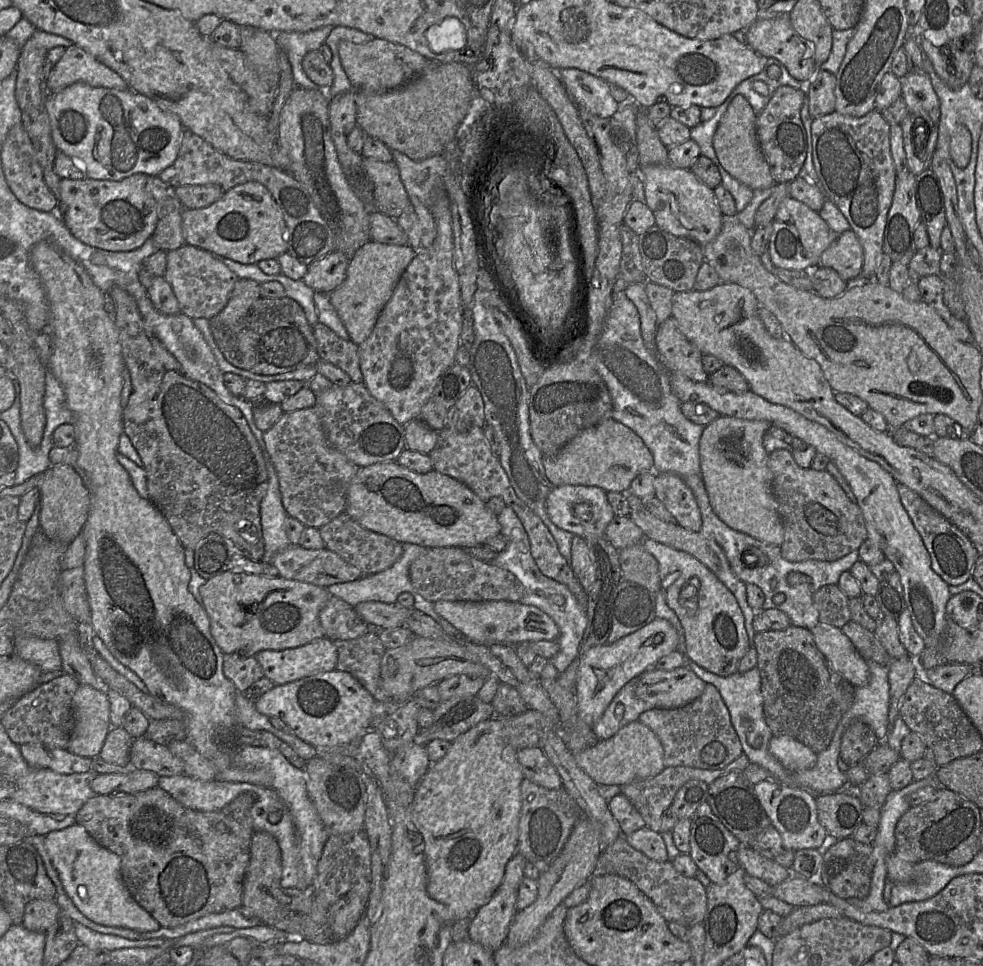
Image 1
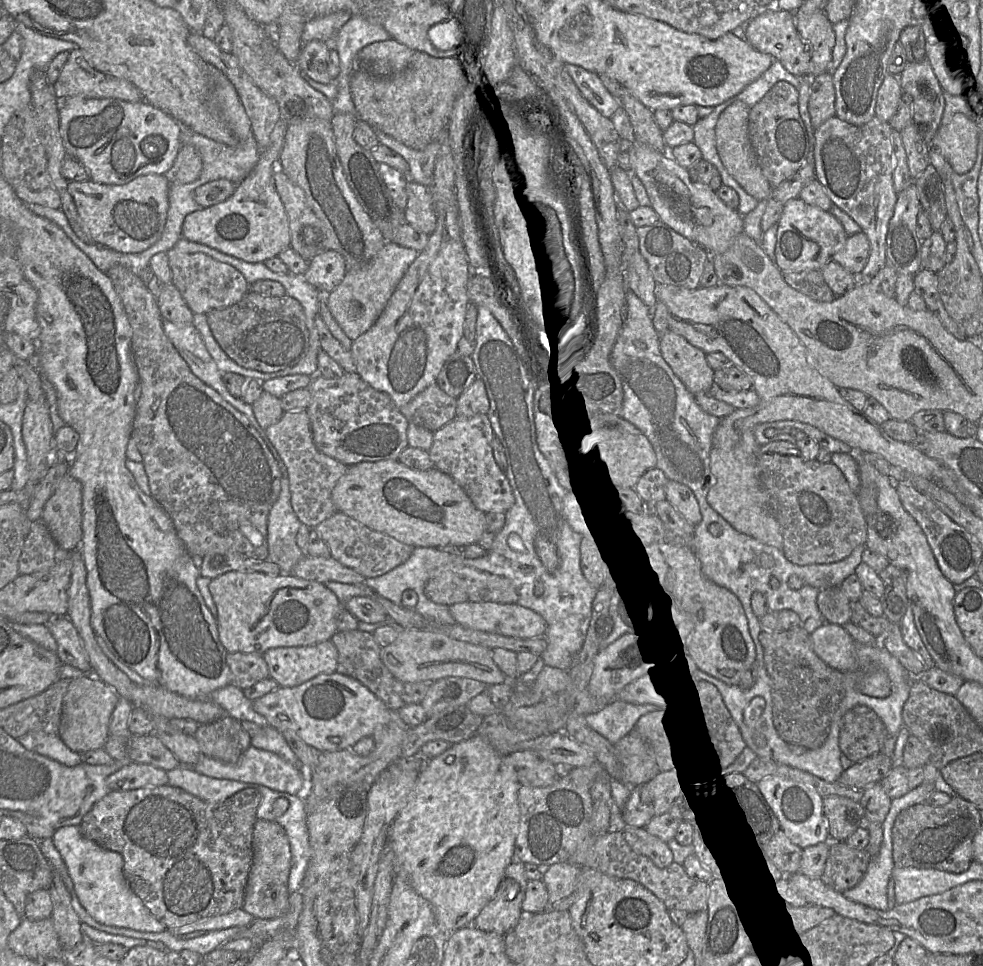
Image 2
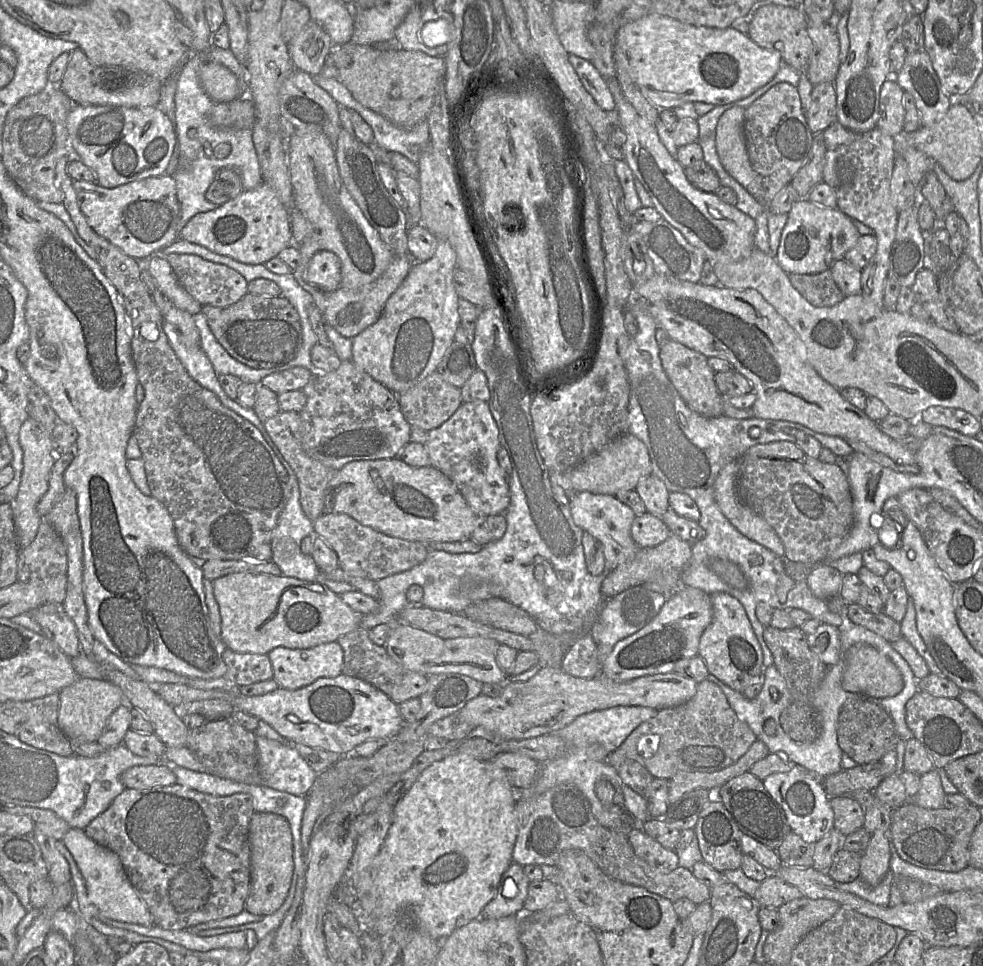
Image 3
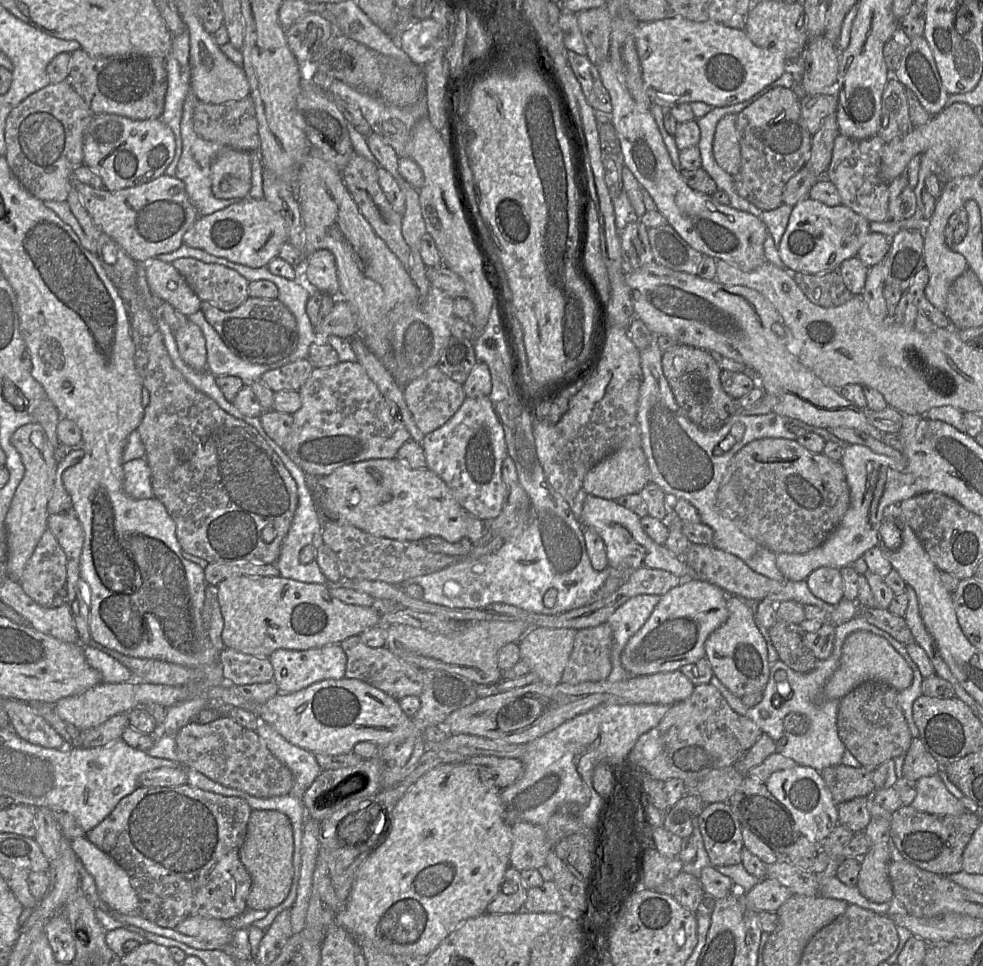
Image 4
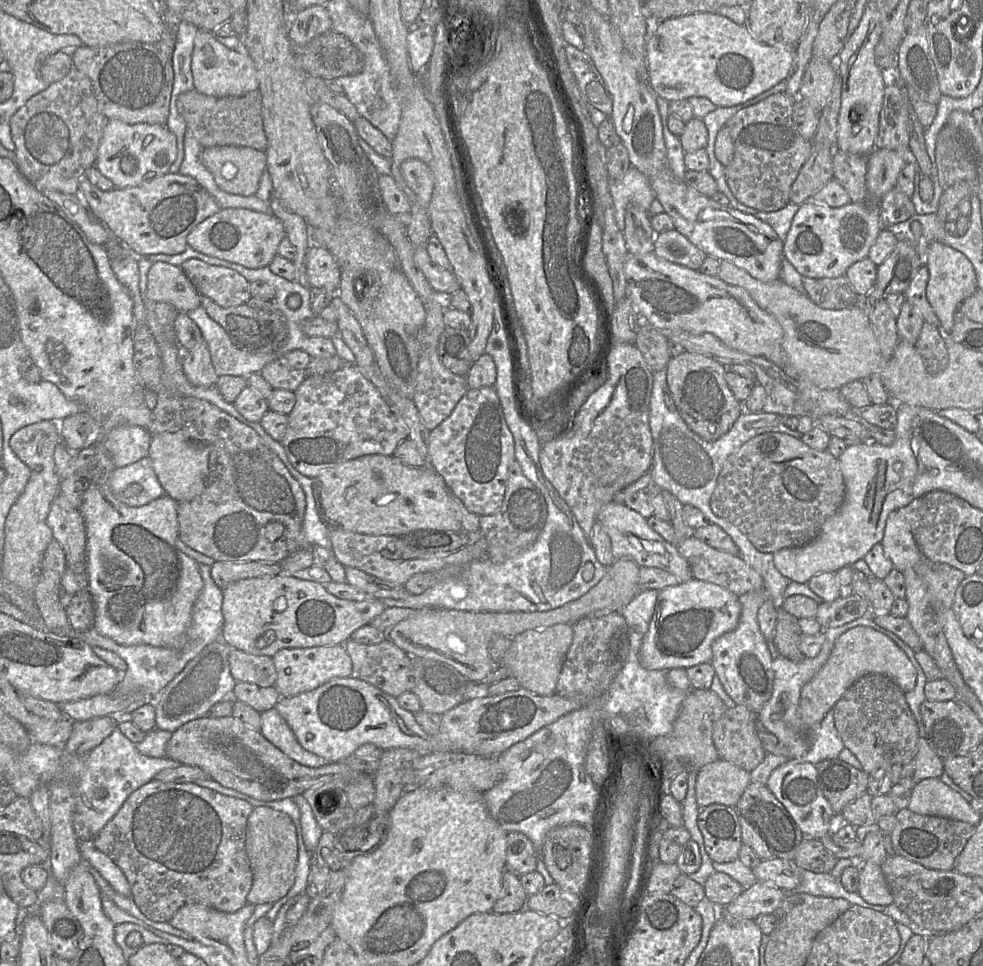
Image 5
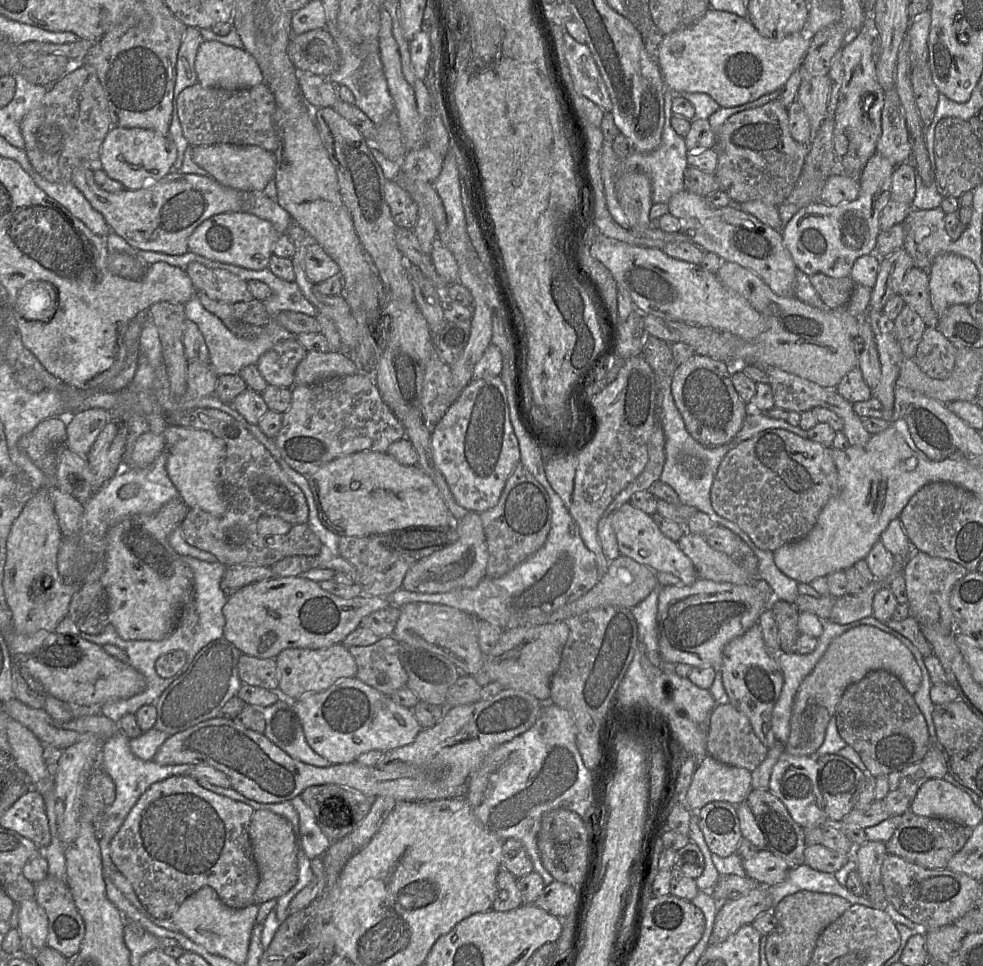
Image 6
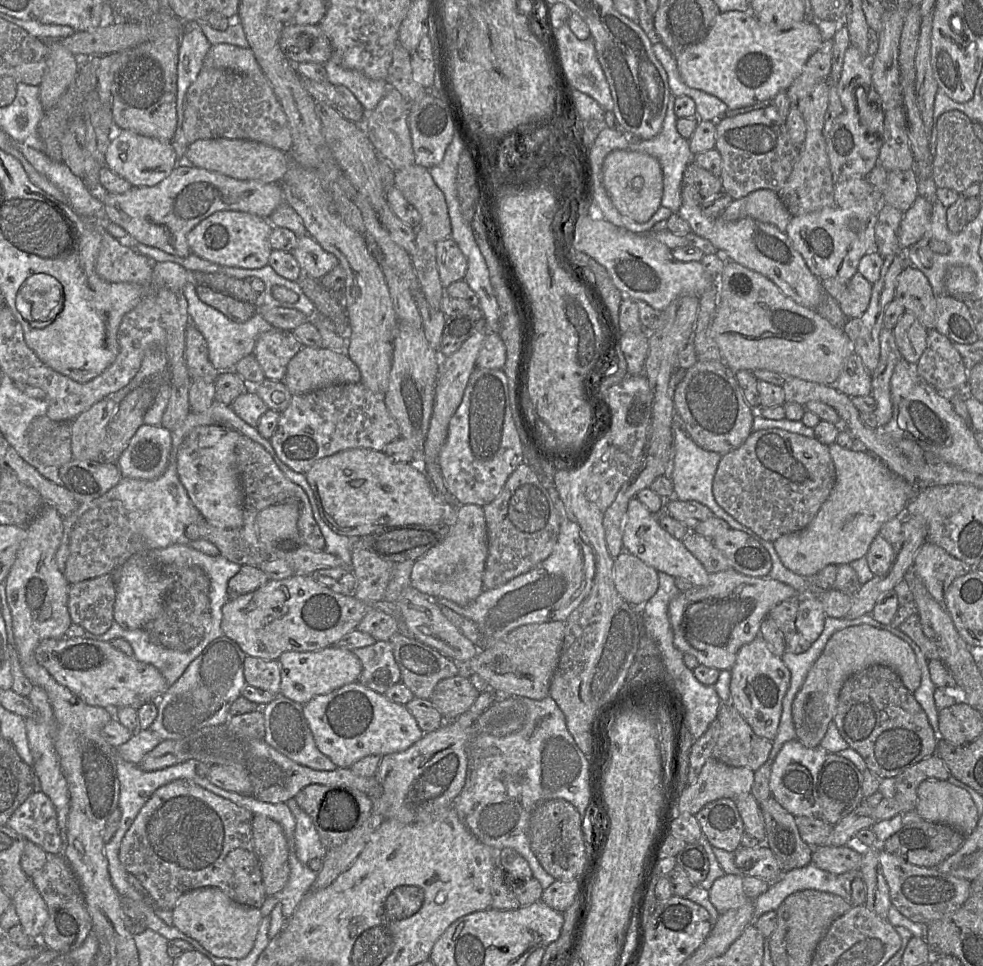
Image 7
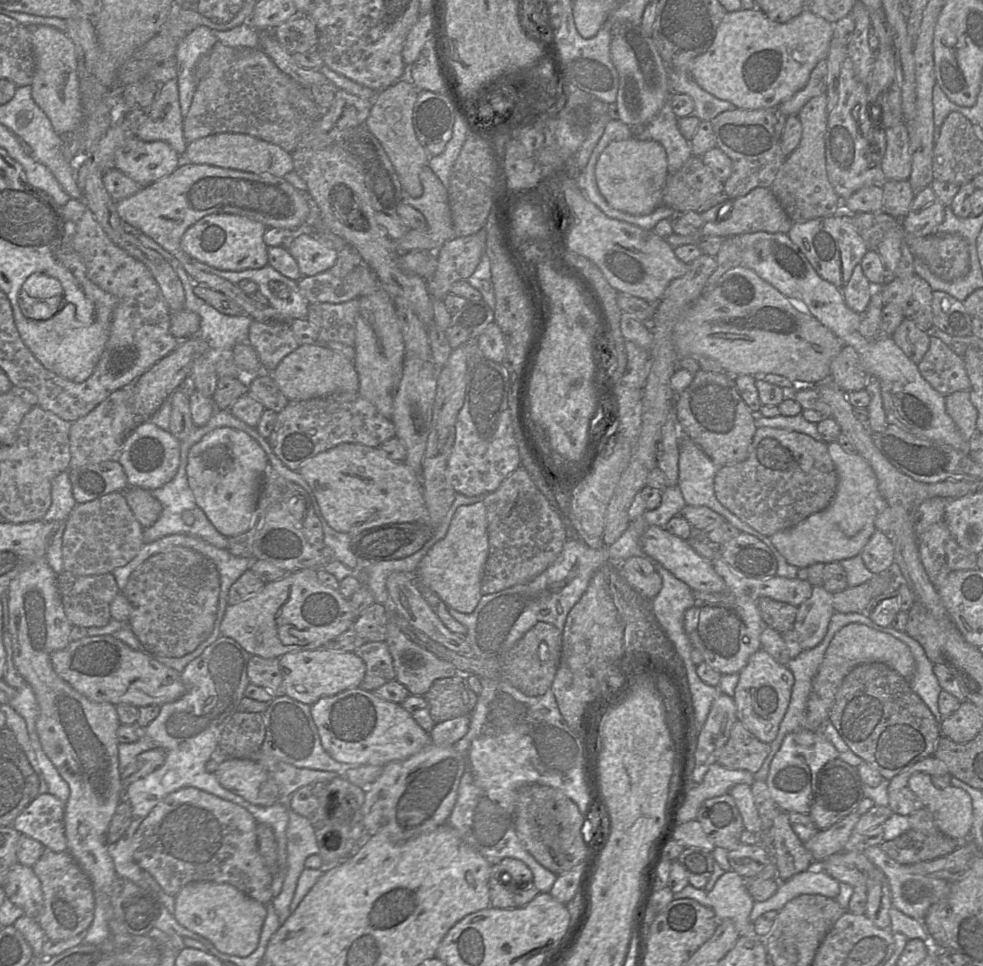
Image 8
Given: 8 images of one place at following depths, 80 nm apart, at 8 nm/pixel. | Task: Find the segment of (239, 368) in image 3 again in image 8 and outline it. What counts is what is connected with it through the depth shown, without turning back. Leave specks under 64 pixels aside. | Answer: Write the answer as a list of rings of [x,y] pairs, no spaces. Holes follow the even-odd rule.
[[[175,258],[167,260],[179,277],[185,294],[185,309],[200,317],[198,337],[216,352],[232,352],[235,345],[248,342],[248,332],[254,320],[249,315],[230,316],[216,310],[193,291],[195,283]]]

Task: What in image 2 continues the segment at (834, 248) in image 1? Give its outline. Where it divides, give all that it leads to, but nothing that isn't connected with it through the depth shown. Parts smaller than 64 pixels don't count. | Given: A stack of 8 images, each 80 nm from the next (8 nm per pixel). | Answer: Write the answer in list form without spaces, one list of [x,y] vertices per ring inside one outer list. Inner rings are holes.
[[[860,232],[849,235],[842,248],[832,256],[832,260],[859,276],[867,264],[869,253],[869,239],[865,233]]]

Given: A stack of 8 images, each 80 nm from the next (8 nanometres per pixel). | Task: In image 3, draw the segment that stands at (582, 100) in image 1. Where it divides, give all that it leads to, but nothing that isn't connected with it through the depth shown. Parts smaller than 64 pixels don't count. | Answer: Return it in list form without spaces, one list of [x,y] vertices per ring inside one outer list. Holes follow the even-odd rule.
[[[573,54],[568,55],[568,60],[584,89],[595,103],[606,112],[614,110],[615,101],[608,88],[607,81],[600,75],[592,62]]]

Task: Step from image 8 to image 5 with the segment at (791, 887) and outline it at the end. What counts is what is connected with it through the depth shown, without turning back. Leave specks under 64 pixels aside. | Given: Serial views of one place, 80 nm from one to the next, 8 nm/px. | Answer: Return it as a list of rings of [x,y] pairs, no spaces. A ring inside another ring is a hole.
[[[801,870],[801,883],[791,891],[785,891],[787,895],[807,893],[814,896],[844,898],[852,905],[857,904],[865,908],[883,912],[885,906],[866,902],[858,892],[849,892],[839,879],[831,873],[814,873],[809,870]]]

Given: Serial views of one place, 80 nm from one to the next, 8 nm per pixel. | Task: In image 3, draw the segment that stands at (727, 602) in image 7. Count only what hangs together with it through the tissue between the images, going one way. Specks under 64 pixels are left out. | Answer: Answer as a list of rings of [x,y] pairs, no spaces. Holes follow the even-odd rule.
[[[682,586],[669,595],[658,614],[642,629],[618,641],[601,663],[601,675],[614,682],[672,672],[675,663],[698,653],[699,639],[712,620],[711,597],[703,590]]]

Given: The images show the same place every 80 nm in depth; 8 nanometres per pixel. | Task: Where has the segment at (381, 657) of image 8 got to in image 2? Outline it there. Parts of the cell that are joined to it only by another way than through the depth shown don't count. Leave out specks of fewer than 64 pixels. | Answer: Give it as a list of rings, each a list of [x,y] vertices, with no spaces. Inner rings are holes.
[[[360,629],[337,632],[331,639],[338,650],[338,673],[348,675],[381,699],[391,711],[399,711],[409,704],[421,704],[433,682],[407,683],[396,679],[381,659],[382,649],[373,632]]]

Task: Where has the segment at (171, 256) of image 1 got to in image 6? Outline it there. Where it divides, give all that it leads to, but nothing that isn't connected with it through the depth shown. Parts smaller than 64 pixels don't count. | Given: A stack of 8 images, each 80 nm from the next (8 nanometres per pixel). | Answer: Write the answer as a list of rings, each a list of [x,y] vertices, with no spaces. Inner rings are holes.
[[[190,262],[185,271],[196,291],[204,292],[213,300],[237,303],[254,299],[248,290],[247,282],[227,270]]]

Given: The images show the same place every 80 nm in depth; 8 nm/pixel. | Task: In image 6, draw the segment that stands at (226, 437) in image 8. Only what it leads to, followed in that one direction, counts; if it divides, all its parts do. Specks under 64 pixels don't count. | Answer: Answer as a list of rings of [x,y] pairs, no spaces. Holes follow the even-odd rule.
[[[167,426],[163,431],[165,440],[166,471],[176,487],[179,498],[189,508],[204,510],[221,516],[227,503],[219,488],[219,470],[225,456],[224,442],[211,432],[182,426]]]

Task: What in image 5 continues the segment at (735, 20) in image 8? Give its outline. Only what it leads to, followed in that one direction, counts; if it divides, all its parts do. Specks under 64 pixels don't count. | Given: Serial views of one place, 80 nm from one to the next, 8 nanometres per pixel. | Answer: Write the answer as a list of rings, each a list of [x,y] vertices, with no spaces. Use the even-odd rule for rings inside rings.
[[[700,12],[668,18],[659,23],[647,41],[649,84],[658,97],[669,102],[687,100],[693,96],[706,97],[718,107],[742,104],[788,78],[794,60],[791,44],[764,44],[745,25],[738,25],[718,13]]]

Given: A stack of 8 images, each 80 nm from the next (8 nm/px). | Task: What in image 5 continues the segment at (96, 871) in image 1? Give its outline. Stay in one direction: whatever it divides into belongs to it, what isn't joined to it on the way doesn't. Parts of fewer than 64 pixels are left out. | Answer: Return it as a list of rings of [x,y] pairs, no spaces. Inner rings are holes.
[[[80,842],[79,850],[81,858],[97,870],[117,893],[131,896],[131,887],[126,876],[108,855],[95,848],[92,842]]]

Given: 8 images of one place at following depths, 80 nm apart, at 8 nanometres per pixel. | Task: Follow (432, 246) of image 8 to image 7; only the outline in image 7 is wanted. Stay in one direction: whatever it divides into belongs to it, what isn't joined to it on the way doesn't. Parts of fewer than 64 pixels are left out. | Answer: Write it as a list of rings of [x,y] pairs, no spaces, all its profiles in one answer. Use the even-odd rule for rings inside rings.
[[[414,164],[401,170],[396,170],[394,184],[405,199],[418,210],[421,216],[418,229],[423,230],[435,244],[438,241],[450,238],[451,224],[445,196],[434,182],[429,169]]]

